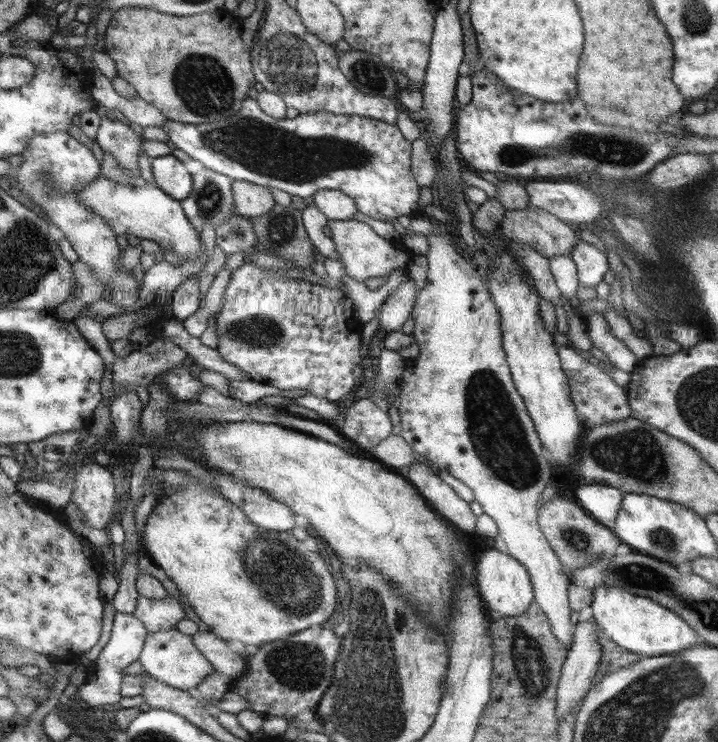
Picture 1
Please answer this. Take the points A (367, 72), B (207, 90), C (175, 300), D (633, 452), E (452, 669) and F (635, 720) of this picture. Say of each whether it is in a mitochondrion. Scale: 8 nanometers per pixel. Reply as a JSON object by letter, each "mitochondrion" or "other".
{"A":"mitochondrion","B":"mitochondrion","C":"other","D":"mitochondrion","E":"other","F":"mitochondrion"}

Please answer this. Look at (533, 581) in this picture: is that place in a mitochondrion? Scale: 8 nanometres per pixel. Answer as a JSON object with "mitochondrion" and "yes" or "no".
{"mitochondrion":"no"}

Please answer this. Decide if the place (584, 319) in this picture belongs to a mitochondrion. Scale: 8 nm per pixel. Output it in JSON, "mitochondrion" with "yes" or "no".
{"mitochondrion":"no"}

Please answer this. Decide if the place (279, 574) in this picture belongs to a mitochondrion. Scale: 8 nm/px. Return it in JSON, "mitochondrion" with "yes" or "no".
{"mitochondrion":"yes"}

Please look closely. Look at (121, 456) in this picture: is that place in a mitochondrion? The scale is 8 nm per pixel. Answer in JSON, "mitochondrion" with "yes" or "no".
{"mitochondrion":"no"}

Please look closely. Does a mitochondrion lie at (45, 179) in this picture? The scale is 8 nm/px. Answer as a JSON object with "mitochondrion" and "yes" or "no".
{"mitochondrion":"yes"}

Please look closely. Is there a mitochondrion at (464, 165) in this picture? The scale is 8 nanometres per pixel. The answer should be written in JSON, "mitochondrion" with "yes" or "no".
{"mitochondrion":"no"}

